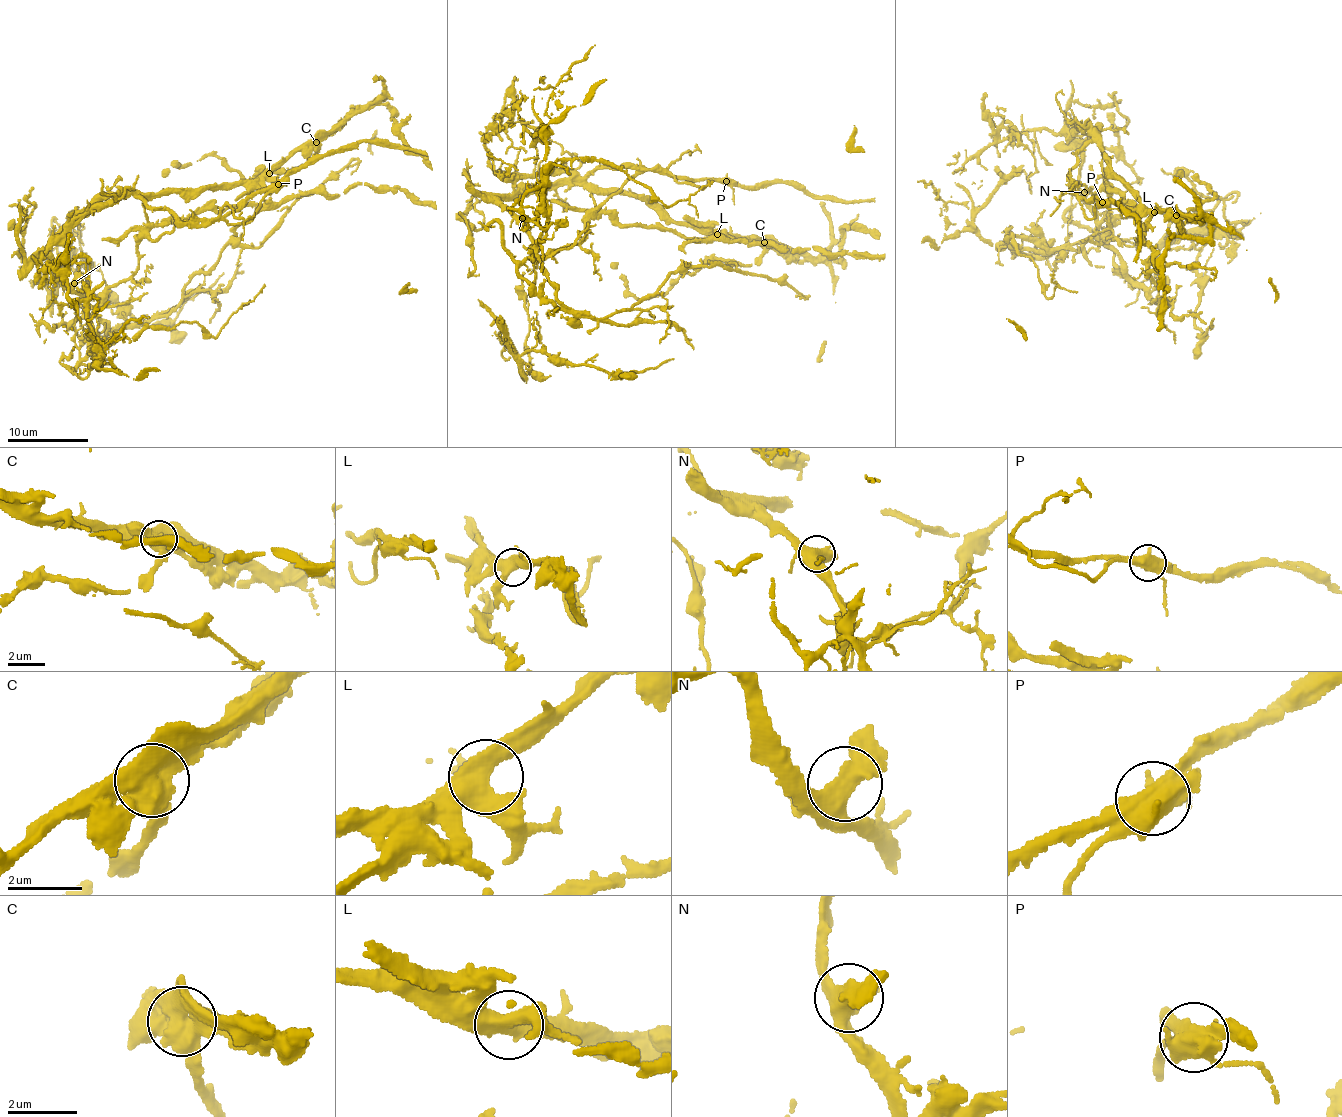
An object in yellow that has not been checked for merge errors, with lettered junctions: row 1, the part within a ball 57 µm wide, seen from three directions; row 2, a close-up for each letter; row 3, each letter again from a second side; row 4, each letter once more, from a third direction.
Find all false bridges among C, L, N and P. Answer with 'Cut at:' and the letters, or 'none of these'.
Cut at: C, P

